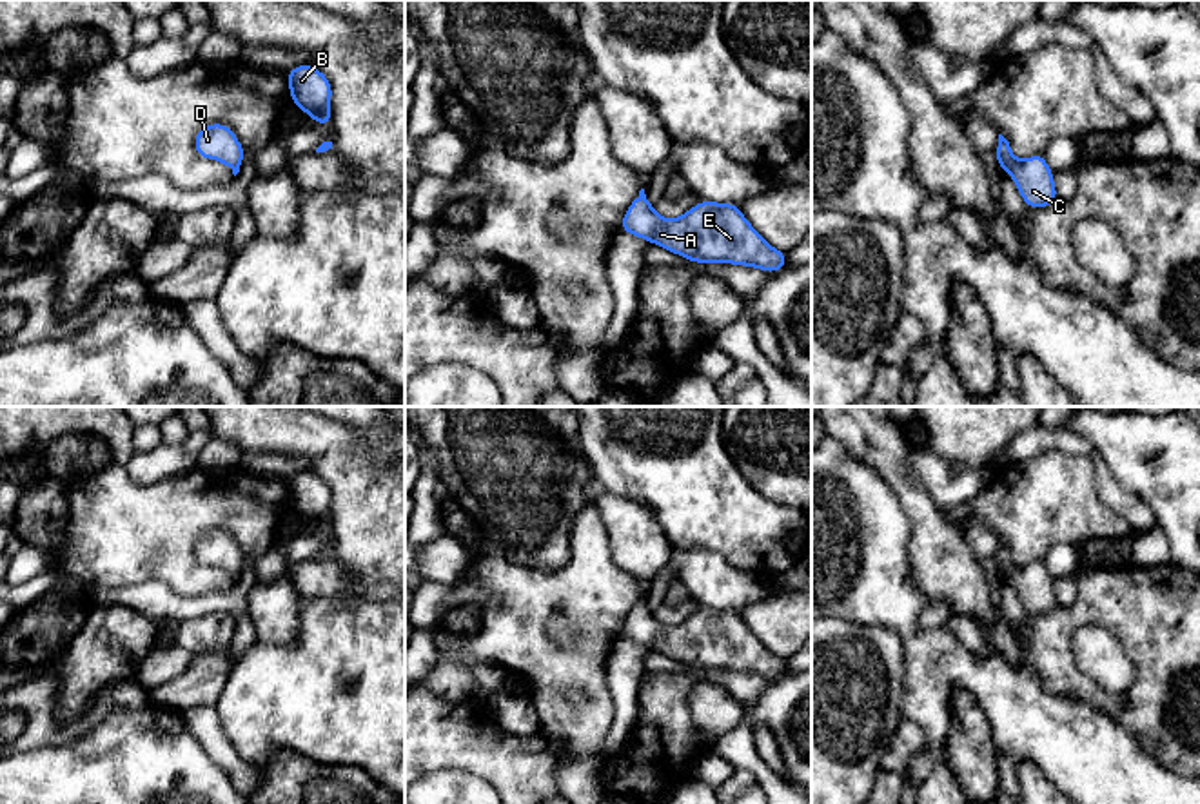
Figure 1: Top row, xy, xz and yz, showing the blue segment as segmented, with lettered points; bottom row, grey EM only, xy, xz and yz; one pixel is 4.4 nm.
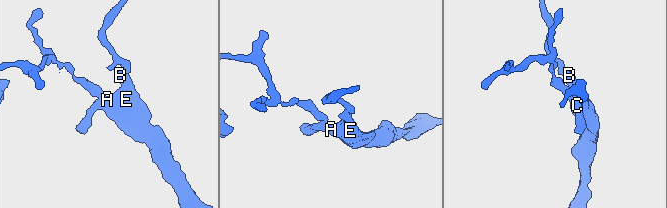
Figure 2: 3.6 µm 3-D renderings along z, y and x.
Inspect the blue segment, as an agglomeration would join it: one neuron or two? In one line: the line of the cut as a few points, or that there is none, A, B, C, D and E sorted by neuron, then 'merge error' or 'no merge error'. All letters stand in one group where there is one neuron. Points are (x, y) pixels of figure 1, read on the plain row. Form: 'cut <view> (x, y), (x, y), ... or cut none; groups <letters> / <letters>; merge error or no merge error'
cut none; groups A B C D E; no merge error

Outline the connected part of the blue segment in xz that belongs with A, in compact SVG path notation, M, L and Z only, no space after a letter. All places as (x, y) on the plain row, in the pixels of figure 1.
M641 595L621 626L621 639L693 670L732 670L775 681L788 668L788 661L773 655L733 610L701 606L683 623L666 626L654 617Z

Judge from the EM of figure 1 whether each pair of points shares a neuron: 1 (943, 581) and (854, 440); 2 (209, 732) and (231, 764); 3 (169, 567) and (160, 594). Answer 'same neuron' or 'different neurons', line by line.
1: same neuron
2: same neuron
3: different neurons

